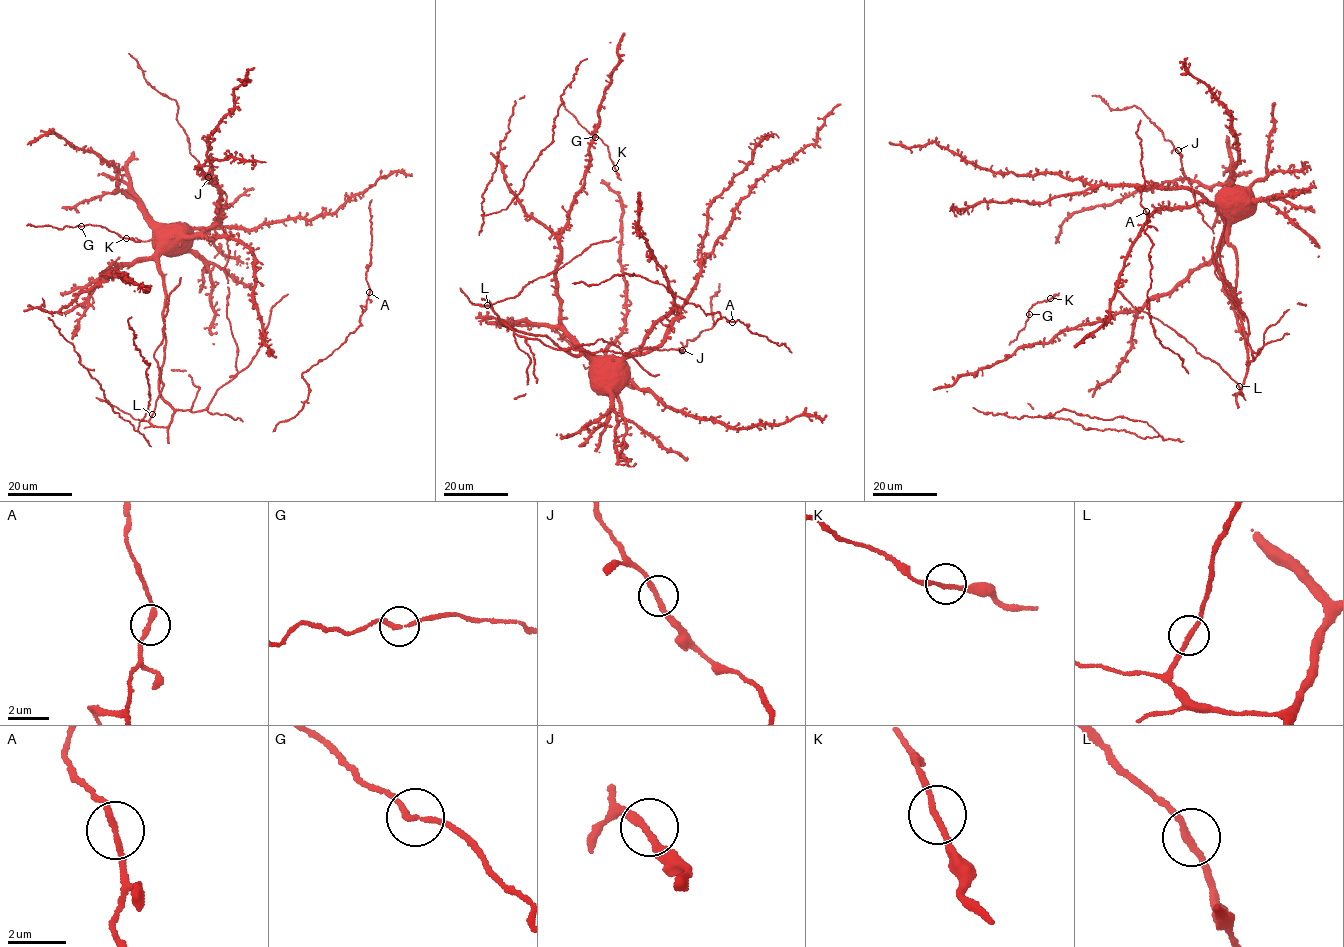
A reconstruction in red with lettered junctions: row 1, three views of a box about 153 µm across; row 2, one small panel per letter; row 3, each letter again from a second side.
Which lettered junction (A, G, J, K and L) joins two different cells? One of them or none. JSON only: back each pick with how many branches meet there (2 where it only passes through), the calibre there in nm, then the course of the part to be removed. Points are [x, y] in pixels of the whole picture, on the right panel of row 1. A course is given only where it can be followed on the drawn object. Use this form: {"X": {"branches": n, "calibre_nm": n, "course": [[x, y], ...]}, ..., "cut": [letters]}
{"cut": []}

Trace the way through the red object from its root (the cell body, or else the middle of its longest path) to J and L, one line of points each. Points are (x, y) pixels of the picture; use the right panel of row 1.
J: (1229, 209), (1210, 203), (1189, 187), (1190, 183), (1181, 167), (1182, 155), (1178, 150)
L: (1229, 209), (1228, 244), (1237, 262), (1234, 302), (1248, 351), (1243, 395), (1239, 386)

